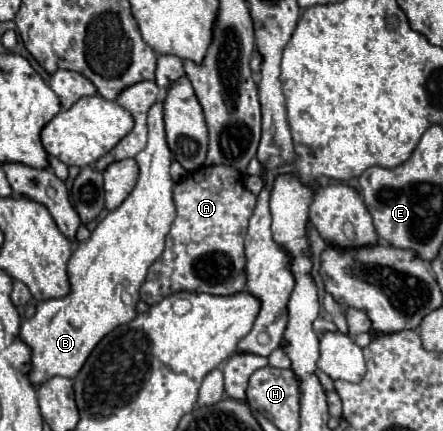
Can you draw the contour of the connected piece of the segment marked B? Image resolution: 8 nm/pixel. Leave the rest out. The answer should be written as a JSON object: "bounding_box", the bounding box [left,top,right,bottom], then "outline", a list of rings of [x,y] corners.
{"bounding_box":[20,100,176,386],"outline":[[[158,100],[148,112],[148,146],[136,156],[136,162],[140,166],[140,178],[130,196],[116,208],[112,210],[92,232],[92,236],[86,242],[80,242],[68,262],[68,276],[72,290],[64,298],[54,298],[40,302],[36,306],[36,314],[28,318],[22,328],[20,328],[20,338],[22,342],[30,348],[30,372],[28,380],[32,386],[40,386],[46,380],[54,376],[64,376],[64,378],[76,378],[80,368],[84,366],[86,358],[94,350],[94,346],[116,326],[128,324],[136,316],[136,302],[138,302],[138,290],[146,278],[146,272],[154,260],[164,250],[164,240],[170,230],[170,224],[176,216],[174,200],[172,200],[172,188],[174,182],[170,178],[170,164],[172,164],[172,154],[166,144],[166,132],[164,132],[164,102]]]}

